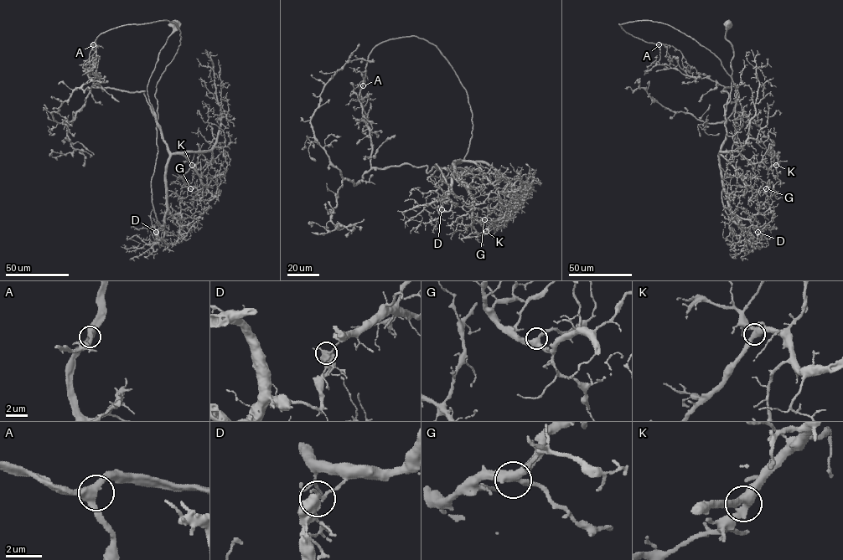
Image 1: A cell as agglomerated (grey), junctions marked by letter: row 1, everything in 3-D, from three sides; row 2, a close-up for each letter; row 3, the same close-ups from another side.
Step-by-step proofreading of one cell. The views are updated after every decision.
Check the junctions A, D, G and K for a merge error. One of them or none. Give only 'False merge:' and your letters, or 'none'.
False merge: D

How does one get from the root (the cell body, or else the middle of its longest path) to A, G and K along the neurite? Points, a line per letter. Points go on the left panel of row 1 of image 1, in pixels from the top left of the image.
A: (176, 24), (147, 87), (169, 154), (162, 225), (155, 94), (180, 31), (126, 24), (93, 44)
G: (176, 24), (160, 51), (147, 91), (167, 147), (172, 153), (183, 155), (199, 175), (202, 187), (190, 188)
K: (176, 24), (160, 51), (147, 95), (162, 140), (172, 153), (212, 153), (210, 162), (201, 168), (192, 165)

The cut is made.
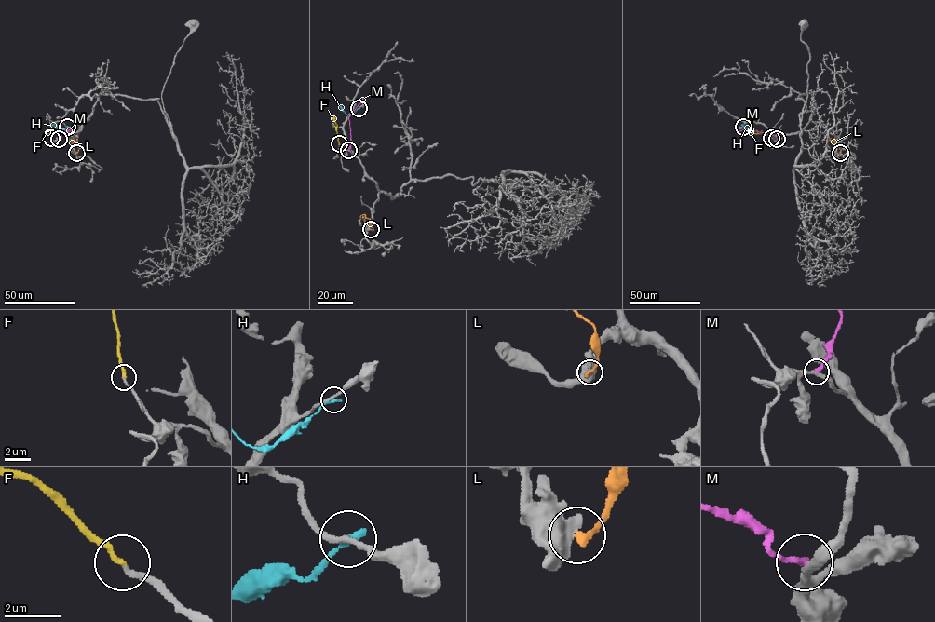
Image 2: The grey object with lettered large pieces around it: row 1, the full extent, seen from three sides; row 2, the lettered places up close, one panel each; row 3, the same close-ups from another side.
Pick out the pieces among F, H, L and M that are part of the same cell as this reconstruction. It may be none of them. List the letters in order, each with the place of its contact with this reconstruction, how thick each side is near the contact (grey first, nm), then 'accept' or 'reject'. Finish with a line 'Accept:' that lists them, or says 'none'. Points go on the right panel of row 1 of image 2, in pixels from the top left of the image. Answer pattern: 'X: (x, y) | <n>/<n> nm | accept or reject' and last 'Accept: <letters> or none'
F: (771, 138) | 180/240 nm | accept
H: (743, 127) | 200/260 nm | reject
L: (840, 153) | 800/300 nm | reject
M: (777, 139) | 280/260 nm | reject
Accept: F

